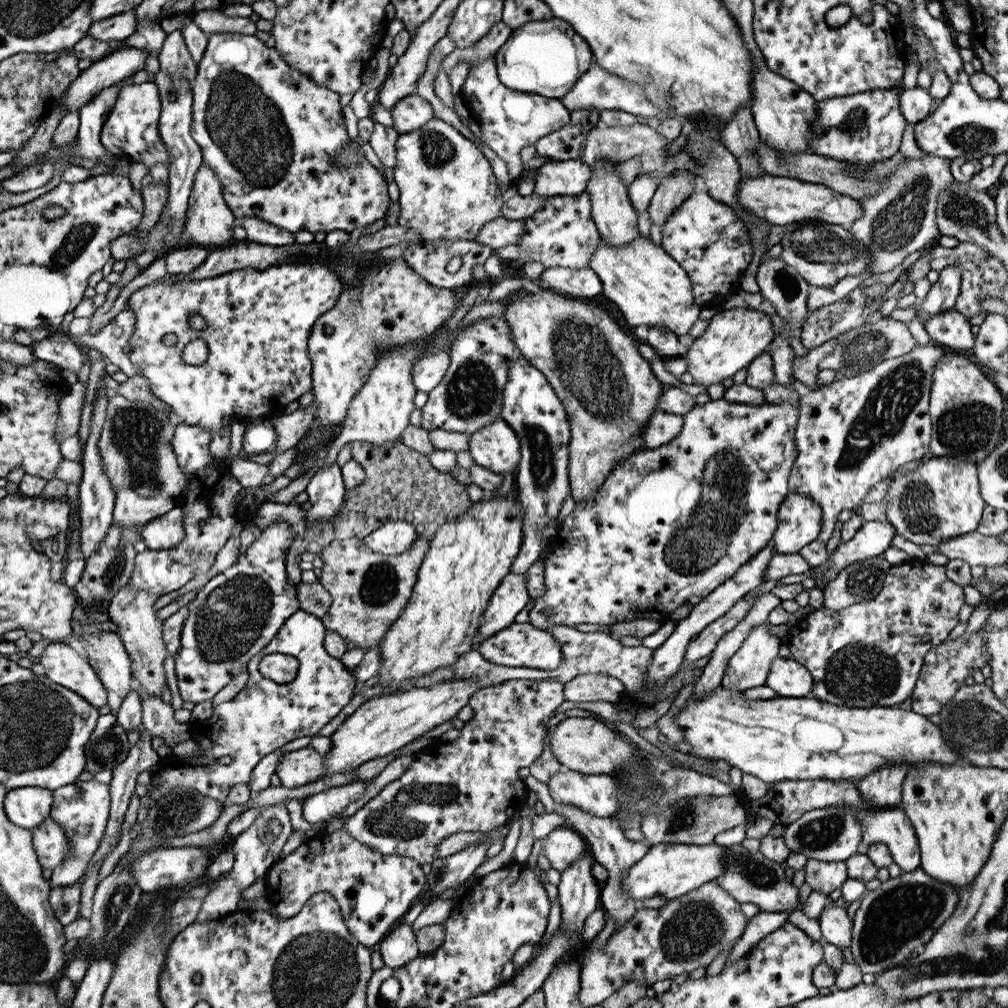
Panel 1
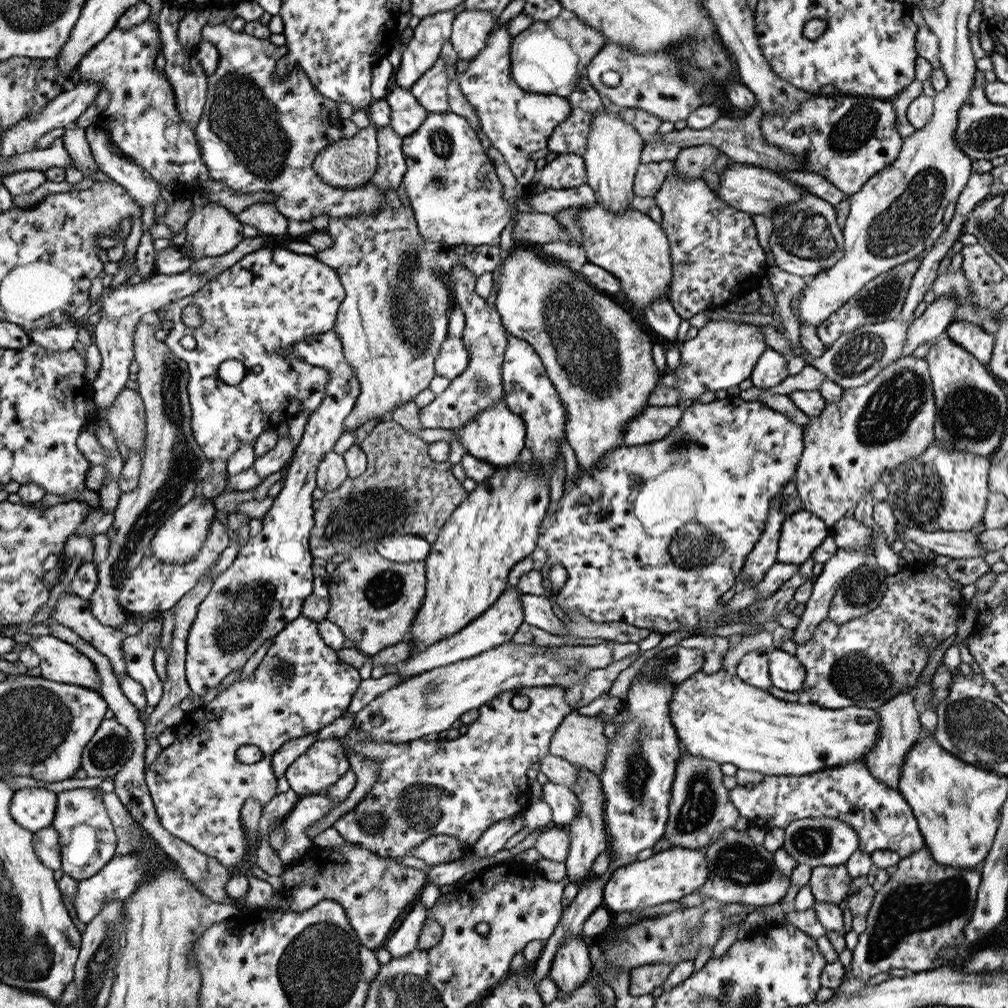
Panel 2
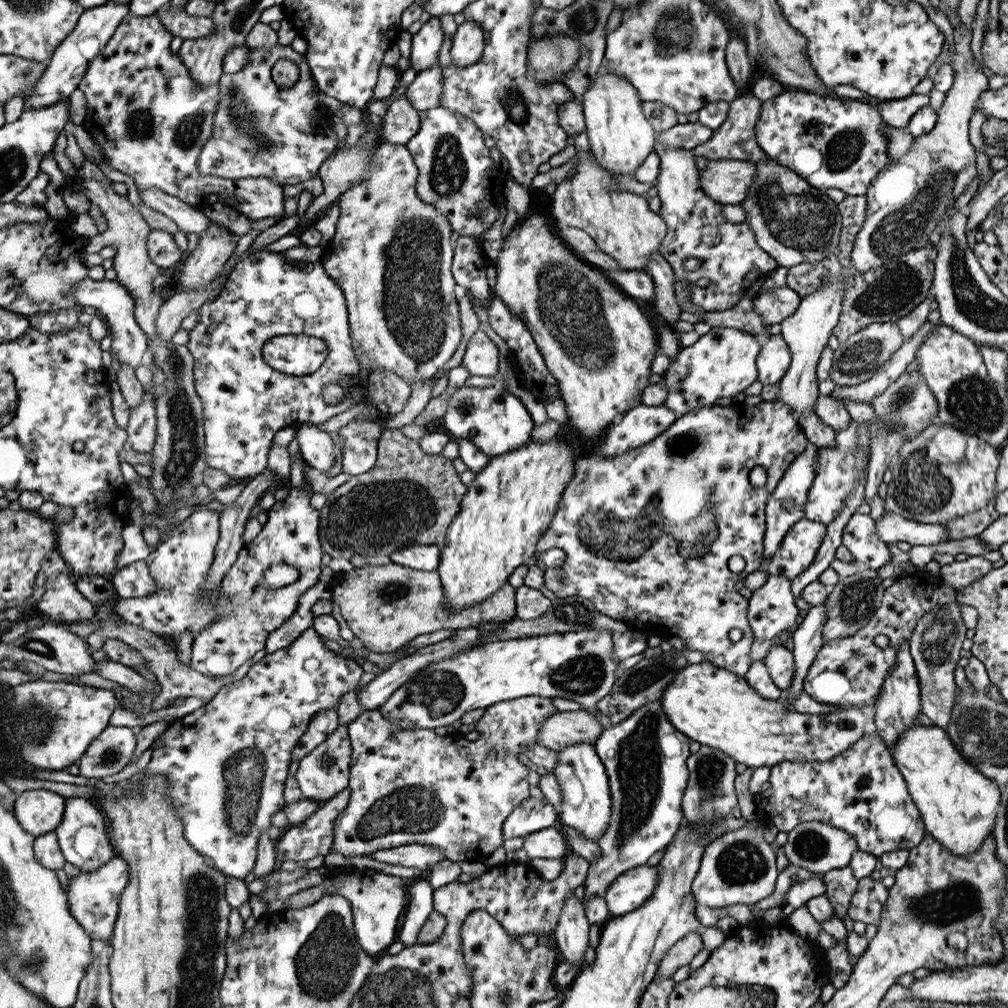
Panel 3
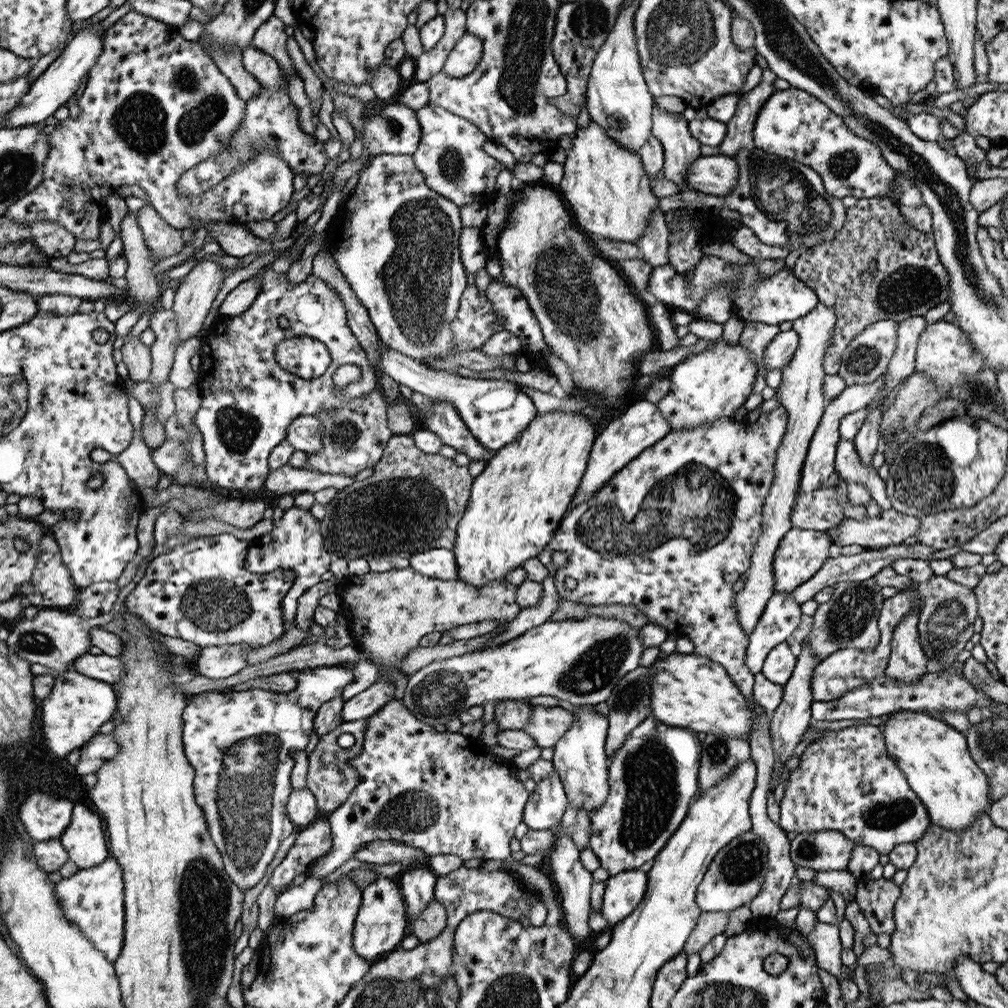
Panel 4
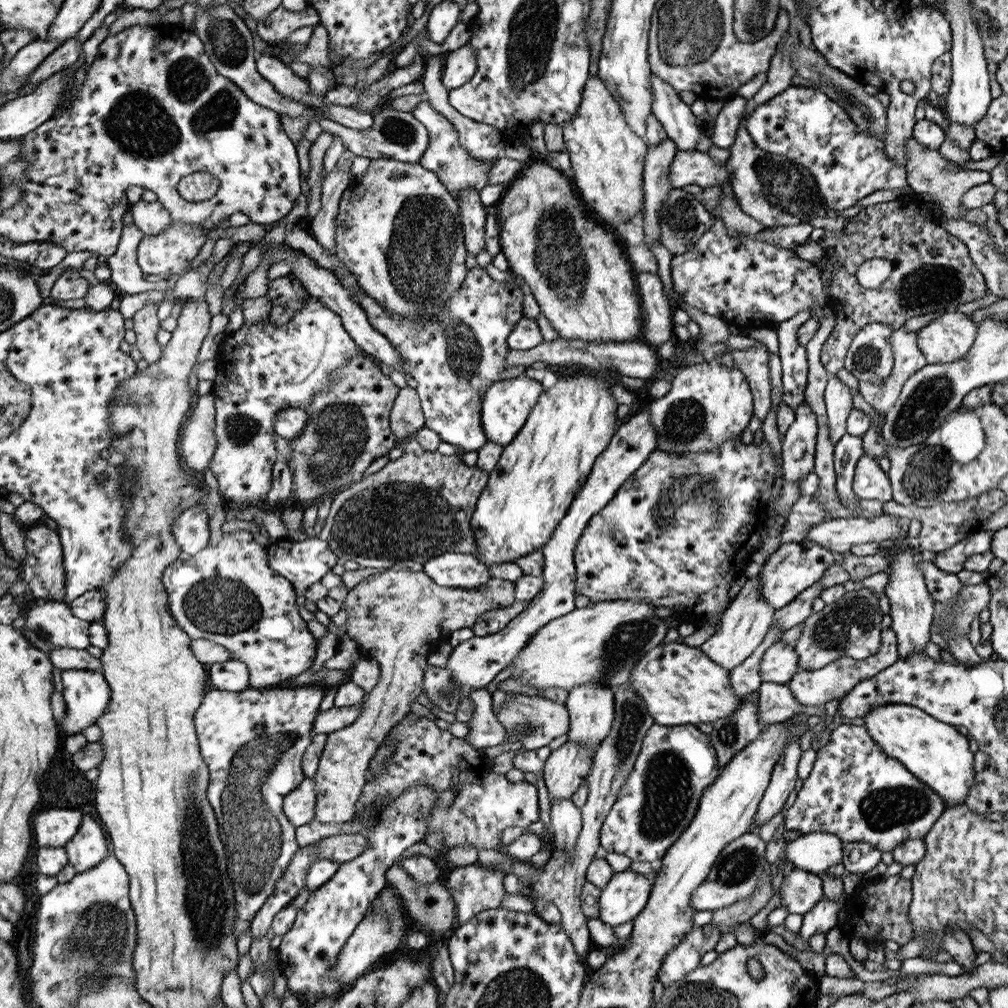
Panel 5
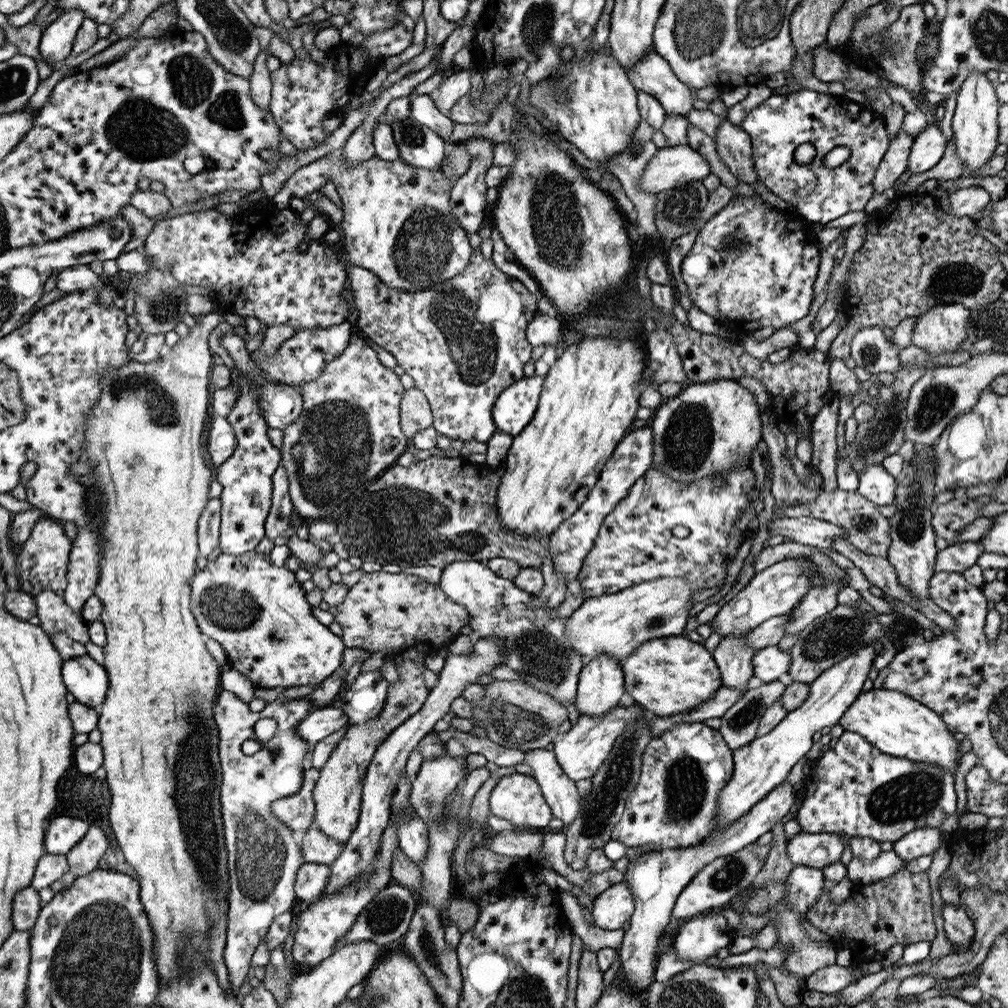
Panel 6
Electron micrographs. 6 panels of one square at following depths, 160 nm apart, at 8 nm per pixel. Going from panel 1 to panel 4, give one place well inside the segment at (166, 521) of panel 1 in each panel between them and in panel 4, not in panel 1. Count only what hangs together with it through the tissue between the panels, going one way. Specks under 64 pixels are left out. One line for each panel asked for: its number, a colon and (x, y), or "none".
2: (180, 539)
3: (181, 605)
4: (200, 592)

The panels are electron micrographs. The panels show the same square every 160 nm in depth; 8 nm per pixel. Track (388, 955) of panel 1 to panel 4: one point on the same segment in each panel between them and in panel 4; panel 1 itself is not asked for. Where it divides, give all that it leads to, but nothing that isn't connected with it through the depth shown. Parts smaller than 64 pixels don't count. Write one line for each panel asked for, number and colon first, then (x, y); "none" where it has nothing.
2: (404, 940)
3: (420, 892)
4: (420, 881)

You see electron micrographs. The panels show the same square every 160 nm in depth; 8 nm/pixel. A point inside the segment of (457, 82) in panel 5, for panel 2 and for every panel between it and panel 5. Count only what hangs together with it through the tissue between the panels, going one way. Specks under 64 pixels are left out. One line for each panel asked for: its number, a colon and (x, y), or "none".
2: (471, 28)
3: (468, 44)
4: (468, 50)

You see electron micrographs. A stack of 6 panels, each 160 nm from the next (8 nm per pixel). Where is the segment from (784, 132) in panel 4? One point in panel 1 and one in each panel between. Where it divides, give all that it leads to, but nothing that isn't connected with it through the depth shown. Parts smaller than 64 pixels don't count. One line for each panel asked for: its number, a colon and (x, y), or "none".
1: (867, 127)
2: (846, 139)
3: (831, 143)

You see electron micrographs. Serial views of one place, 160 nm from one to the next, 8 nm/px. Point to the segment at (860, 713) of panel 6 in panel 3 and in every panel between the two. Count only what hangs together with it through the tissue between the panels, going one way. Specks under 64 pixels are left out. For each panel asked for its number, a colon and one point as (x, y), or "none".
3: (958, 804)
4: (934, 757)
5: (936, 753)

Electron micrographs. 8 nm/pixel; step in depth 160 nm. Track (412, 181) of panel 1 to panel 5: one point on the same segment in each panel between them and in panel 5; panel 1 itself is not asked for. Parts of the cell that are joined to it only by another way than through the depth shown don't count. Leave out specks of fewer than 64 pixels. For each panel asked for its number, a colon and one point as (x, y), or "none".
2: (452, 186)
3: (456, 174)
4: (450, 155)
5: (455, 168)

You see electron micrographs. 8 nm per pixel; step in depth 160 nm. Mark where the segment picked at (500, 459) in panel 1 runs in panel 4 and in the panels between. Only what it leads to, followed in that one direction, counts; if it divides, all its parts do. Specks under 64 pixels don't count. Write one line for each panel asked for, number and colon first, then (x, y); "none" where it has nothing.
2: (496, 436)
3: (496, 421)
4: (495, 411)

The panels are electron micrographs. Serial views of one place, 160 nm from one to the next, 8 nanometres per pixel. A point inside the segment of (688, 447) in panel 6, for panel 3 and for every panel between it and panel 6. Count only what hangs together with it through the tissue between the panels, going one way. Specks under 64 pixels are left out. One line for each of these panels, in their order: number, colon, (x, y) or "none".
3: (722, 363)
4: (713, 384)
5: (708, 403)

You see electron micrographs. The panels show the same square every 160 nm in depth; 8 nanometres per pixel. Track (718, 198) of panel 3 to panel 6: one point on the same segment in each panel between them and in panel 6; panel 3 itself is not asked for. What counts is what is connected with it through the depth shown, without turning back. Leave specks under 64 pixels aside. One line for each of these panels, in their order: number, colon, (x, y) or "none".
4: (717, 175)
5: (689, 167)
6: (672, 166)

